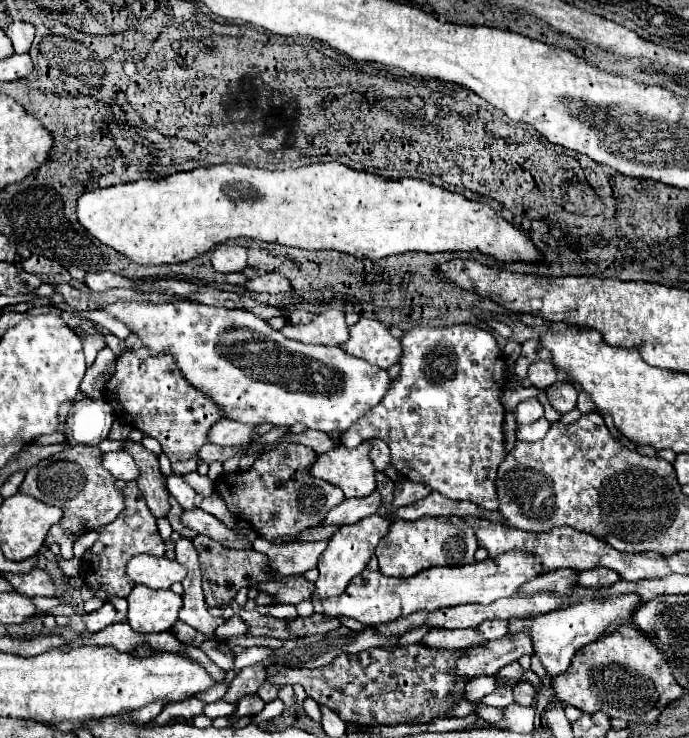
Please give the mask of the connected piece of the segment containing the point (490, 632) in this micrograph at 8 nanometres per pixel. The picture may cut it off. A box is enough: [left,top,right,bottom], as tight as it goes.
[476,619,508,641]

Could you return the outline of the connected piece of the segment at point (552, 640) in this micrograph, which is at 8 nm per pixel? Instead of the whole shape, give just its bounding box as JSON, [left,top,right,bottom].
[508,593,642,677]

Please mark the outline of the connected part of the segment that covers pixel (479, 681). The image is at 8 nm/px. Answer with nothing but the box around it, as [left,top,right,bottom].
[464,675,498,703]

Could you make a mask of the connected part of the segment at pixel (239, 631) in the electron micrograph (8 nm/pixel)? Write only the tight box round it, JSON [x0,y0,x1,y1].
[216,613,248,639]

